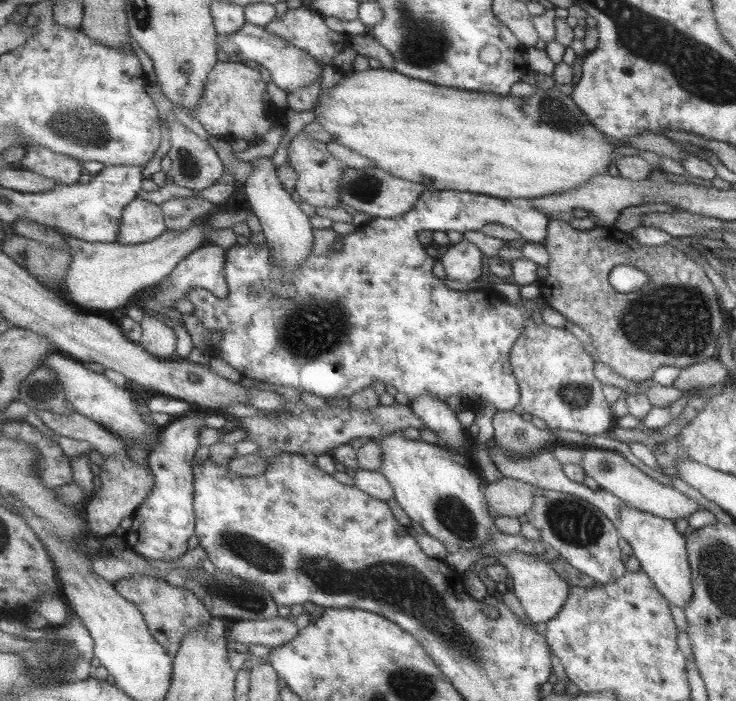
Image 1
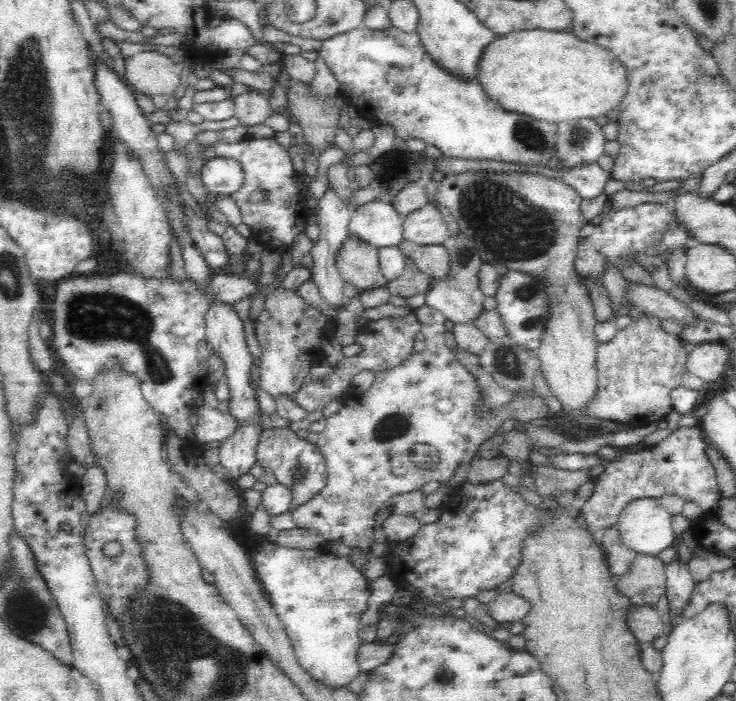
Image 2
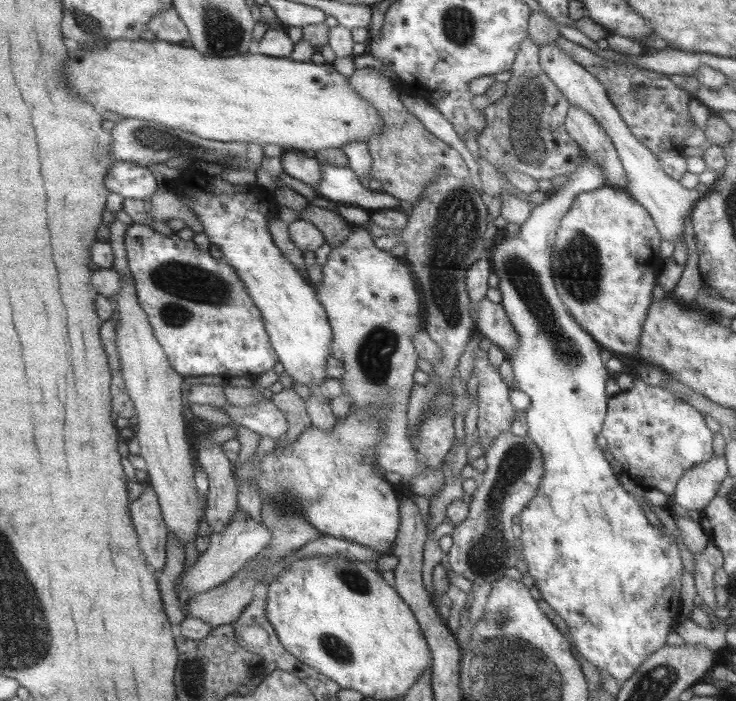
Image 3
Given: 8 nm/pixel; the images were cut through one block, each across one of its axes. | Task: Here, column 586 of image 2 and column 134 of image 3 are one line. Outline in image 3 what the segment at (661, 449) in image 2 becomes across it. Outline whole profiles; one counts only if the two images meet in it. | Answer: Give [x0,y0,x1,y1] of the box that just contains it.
[130,485,168,570]

